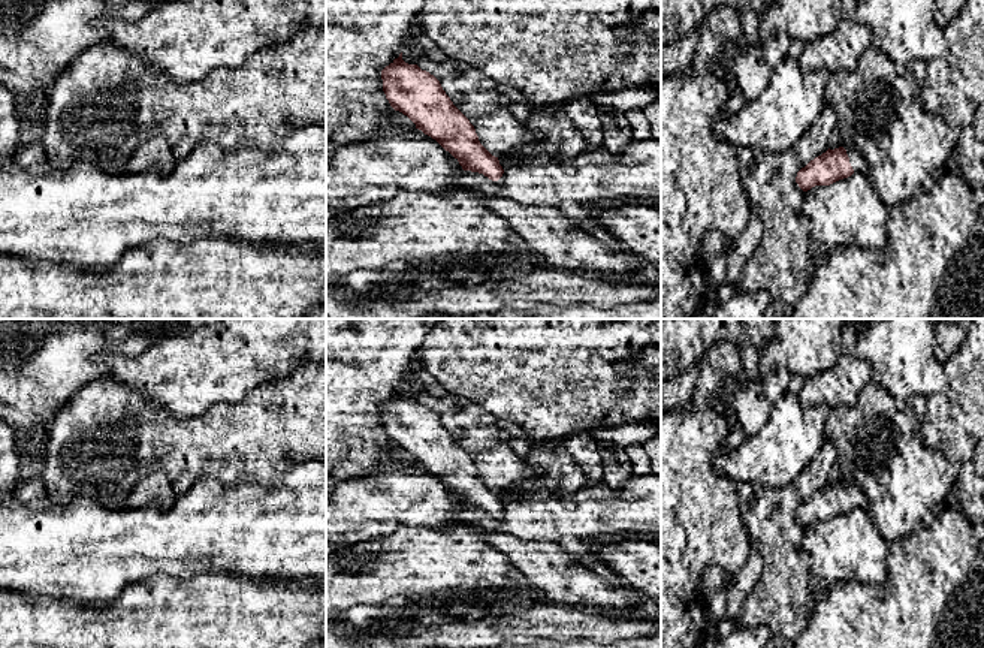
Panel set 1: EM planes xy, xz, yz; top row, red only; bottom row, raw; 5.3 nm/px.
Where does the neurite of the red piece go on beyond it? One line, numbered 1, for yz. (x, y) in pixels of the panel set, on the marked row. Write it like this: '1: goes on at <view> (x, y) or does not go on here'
1: goes on at yz (857, 160)

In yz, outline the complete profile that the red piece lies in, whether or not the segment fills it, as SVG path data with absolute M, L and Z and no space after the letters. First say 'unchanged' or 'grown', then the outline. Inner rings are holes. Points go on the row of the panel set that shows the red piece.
grown; M843 147L828 148L797 172L796 183L808 192L815 186L830 186L854 172L867 174L867 171L869 165L860 151Z

